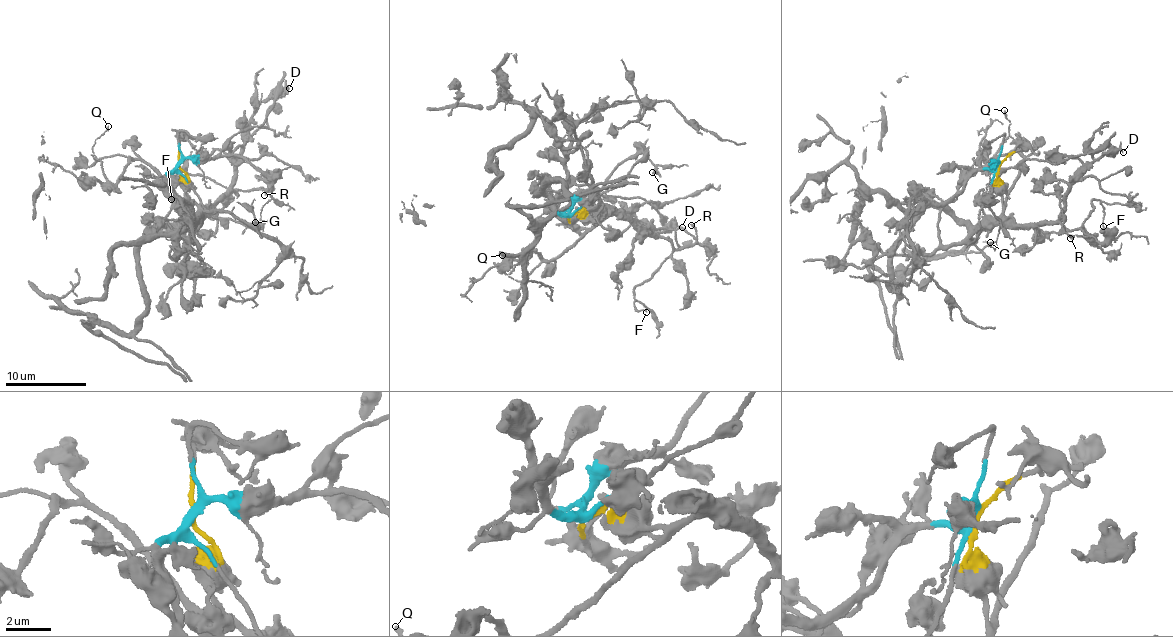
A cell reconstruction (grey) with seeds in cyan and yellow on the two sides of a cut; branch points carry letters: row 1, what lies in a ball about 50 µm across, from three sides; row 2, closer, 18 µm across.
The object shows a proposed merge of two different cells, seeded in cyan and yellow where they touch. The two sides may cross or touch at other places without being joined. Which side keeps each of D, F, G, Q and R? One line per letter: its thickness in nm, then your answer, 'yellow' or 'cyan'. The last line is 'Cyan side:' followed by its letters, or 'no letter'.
D: 170 nm thick; yellow
F: 110 nm thick; yellow
G: 140 nm thick; cyan
Q: 130 nm thick; yellow
R: 140 nm thick; yellow
Cyan side: G

